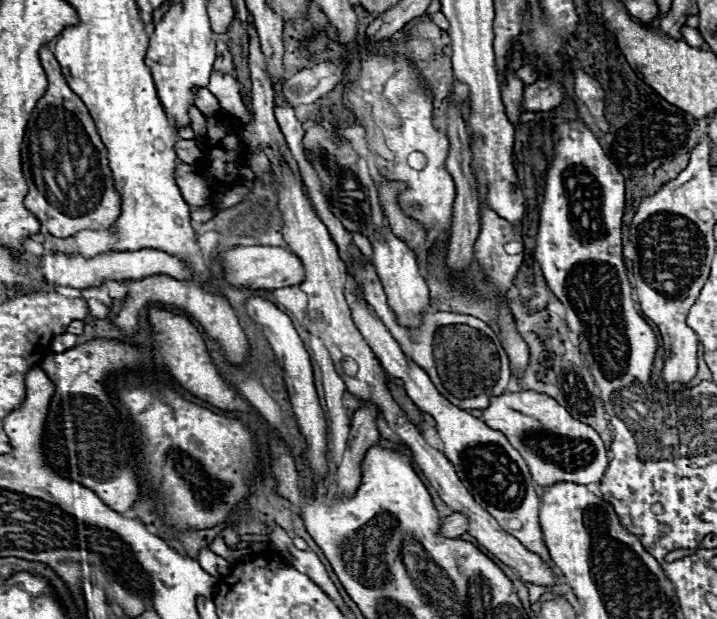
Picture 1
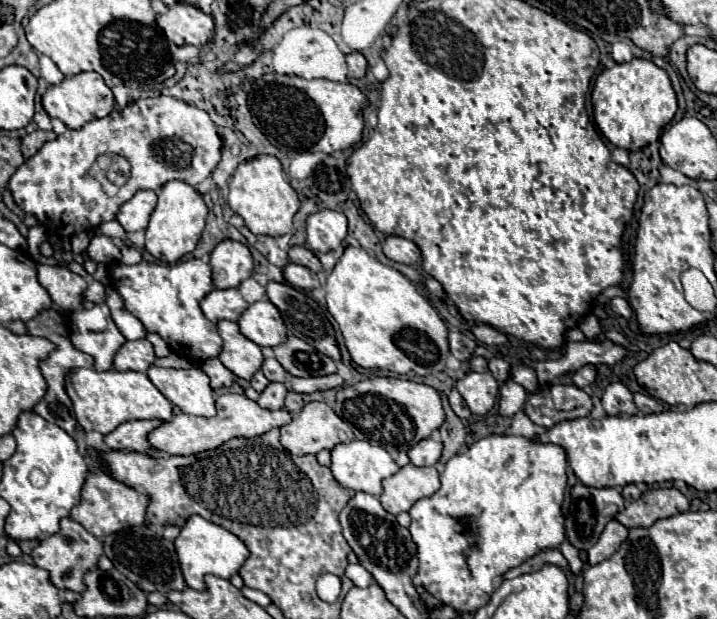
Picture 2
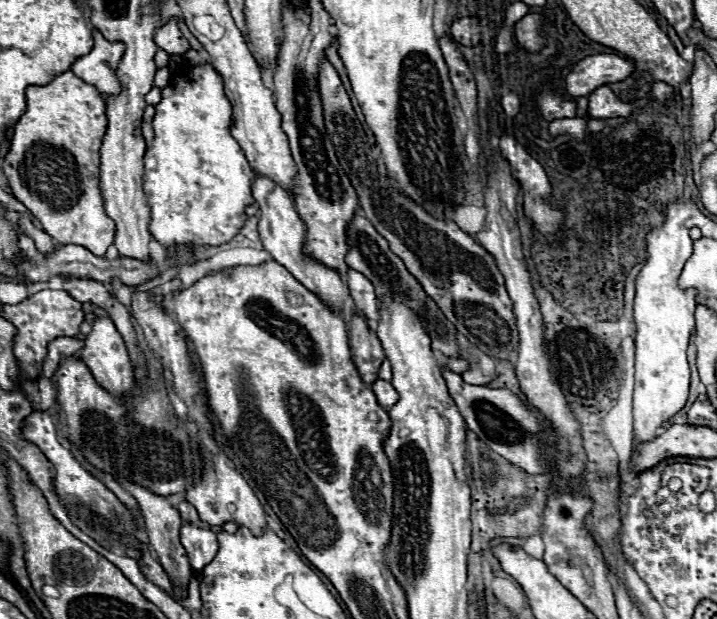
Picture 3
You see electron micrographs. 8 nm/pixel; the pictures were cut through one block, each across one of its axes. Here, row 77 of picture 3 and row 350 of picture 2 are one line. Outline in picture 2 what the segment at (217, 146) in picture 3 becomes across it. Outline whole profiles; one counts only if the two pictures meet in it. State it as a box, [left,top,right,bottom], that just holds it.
[112,258,222,362]

